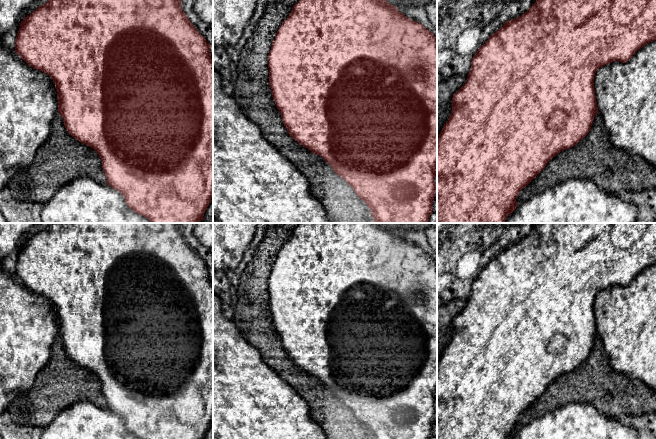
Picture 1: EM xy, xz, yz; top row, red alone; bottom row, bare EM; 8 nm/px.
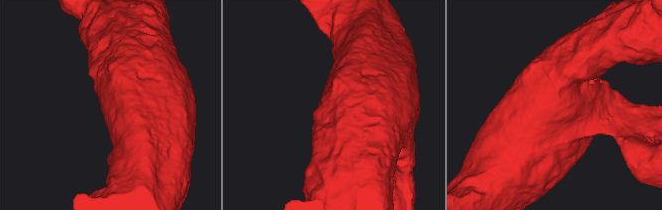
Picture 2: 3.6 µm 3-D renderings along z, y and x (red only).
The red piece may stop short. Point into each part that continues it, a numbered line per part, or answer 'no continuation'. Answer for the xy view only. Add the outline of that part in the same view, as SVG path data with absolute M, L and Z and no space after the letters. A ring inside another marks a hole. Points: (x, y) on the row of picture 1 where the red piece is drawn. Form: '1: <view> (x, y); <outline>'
no continuation

